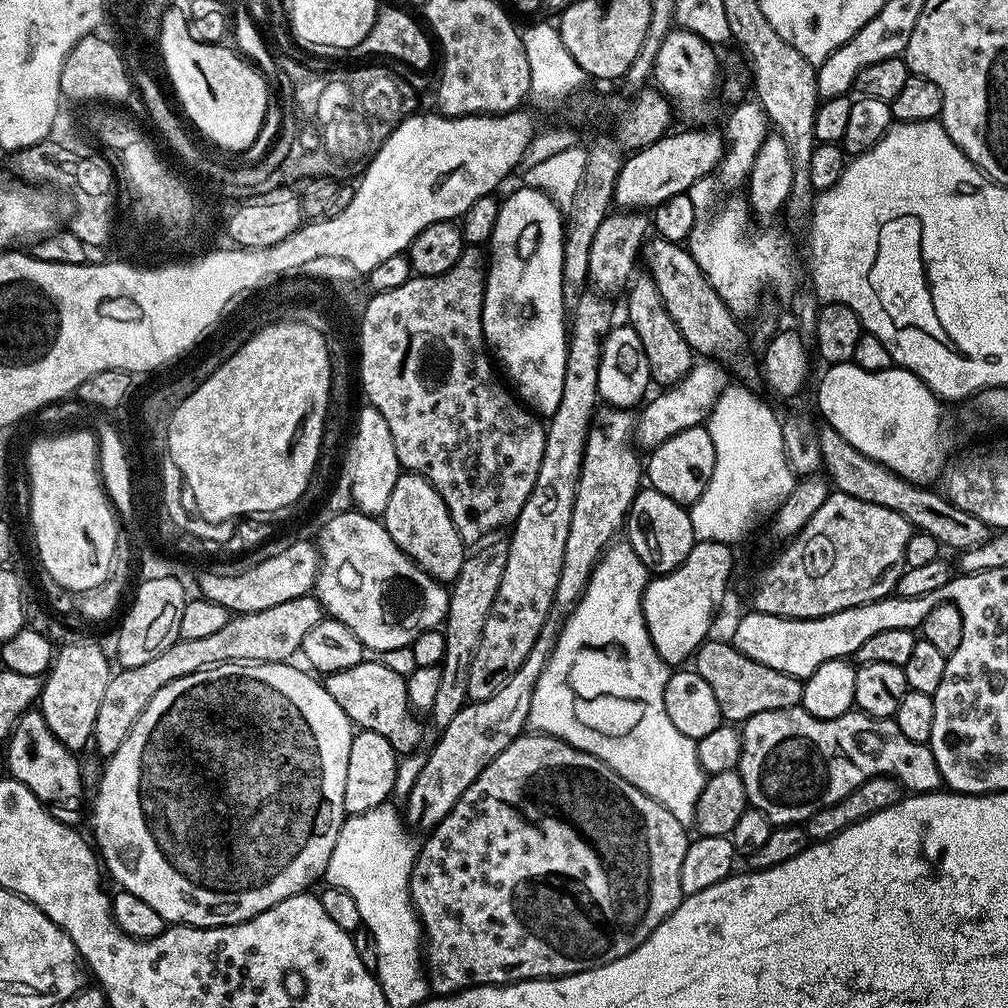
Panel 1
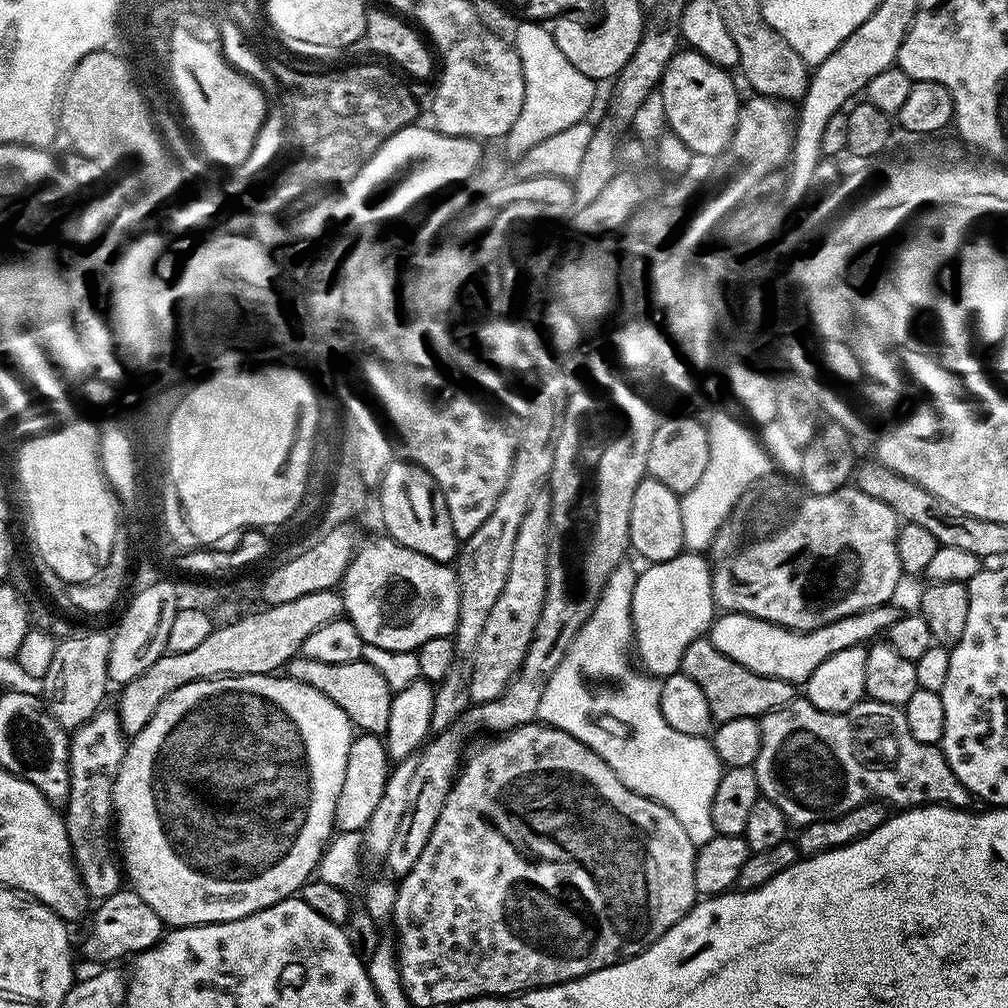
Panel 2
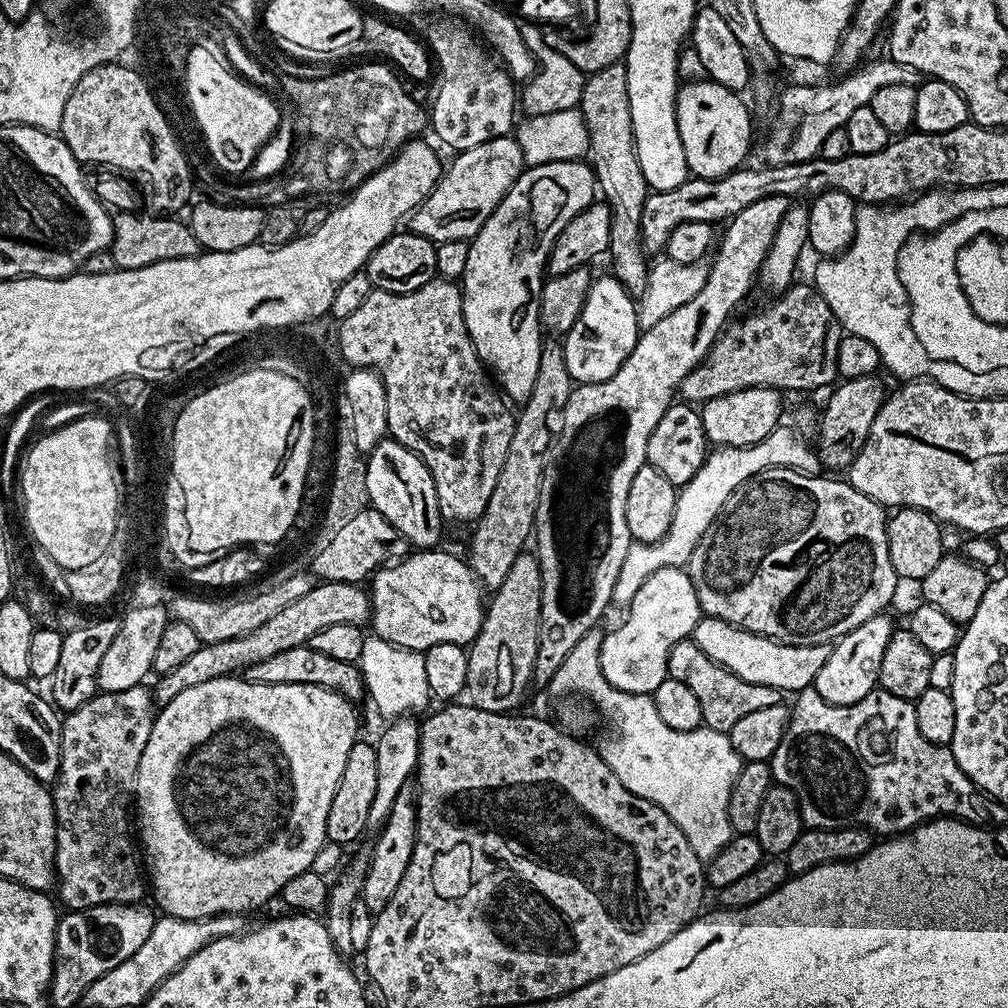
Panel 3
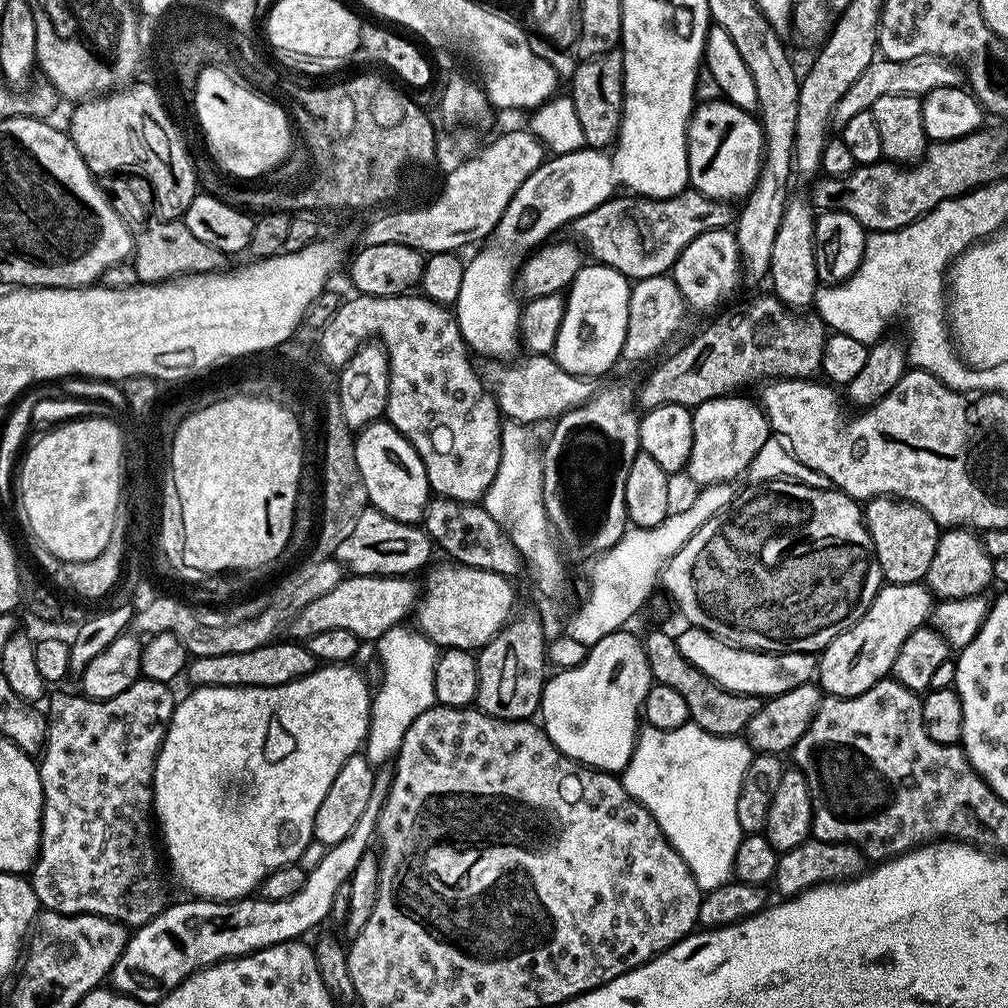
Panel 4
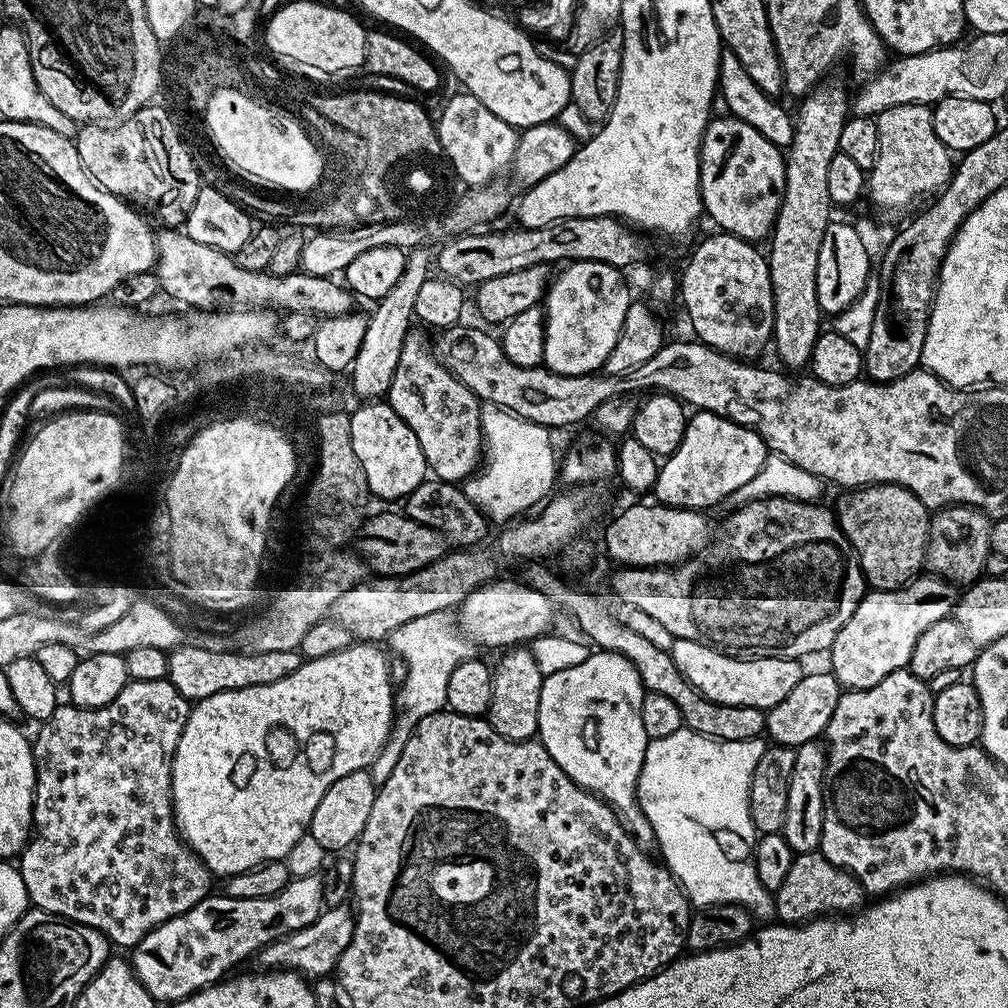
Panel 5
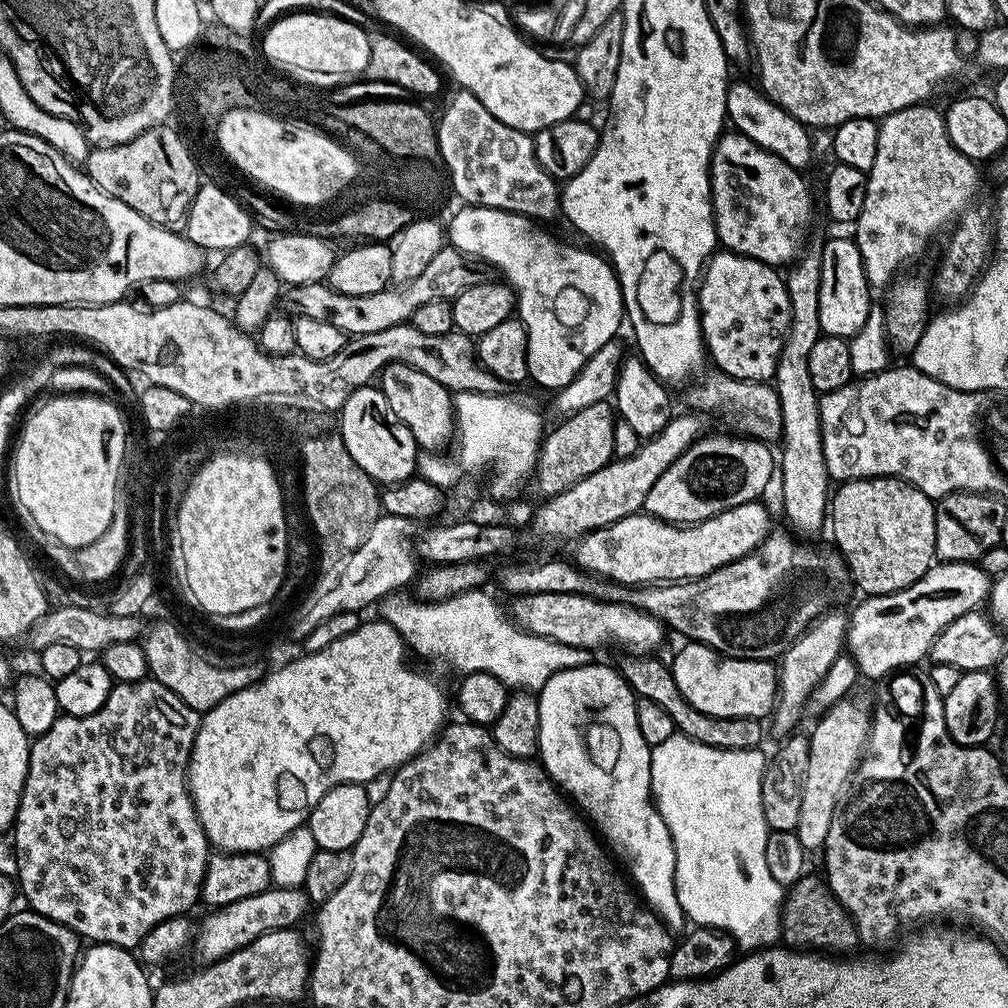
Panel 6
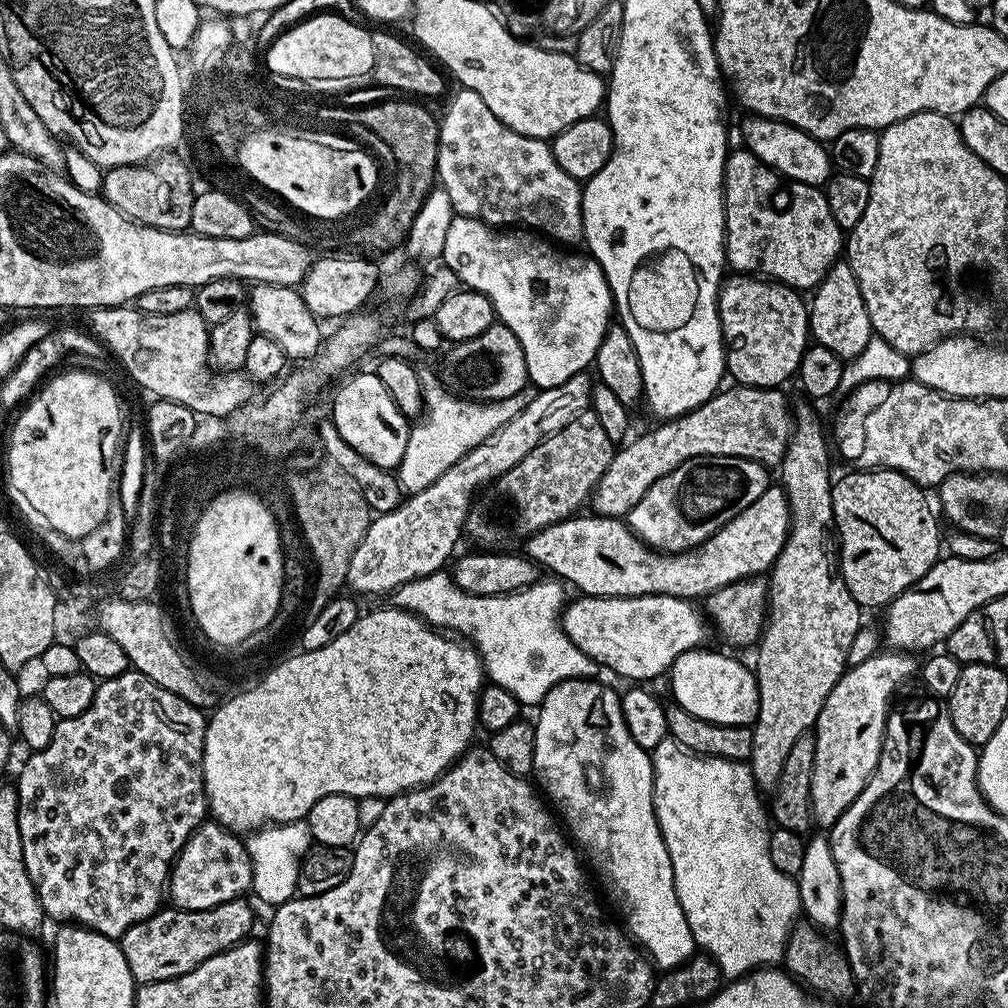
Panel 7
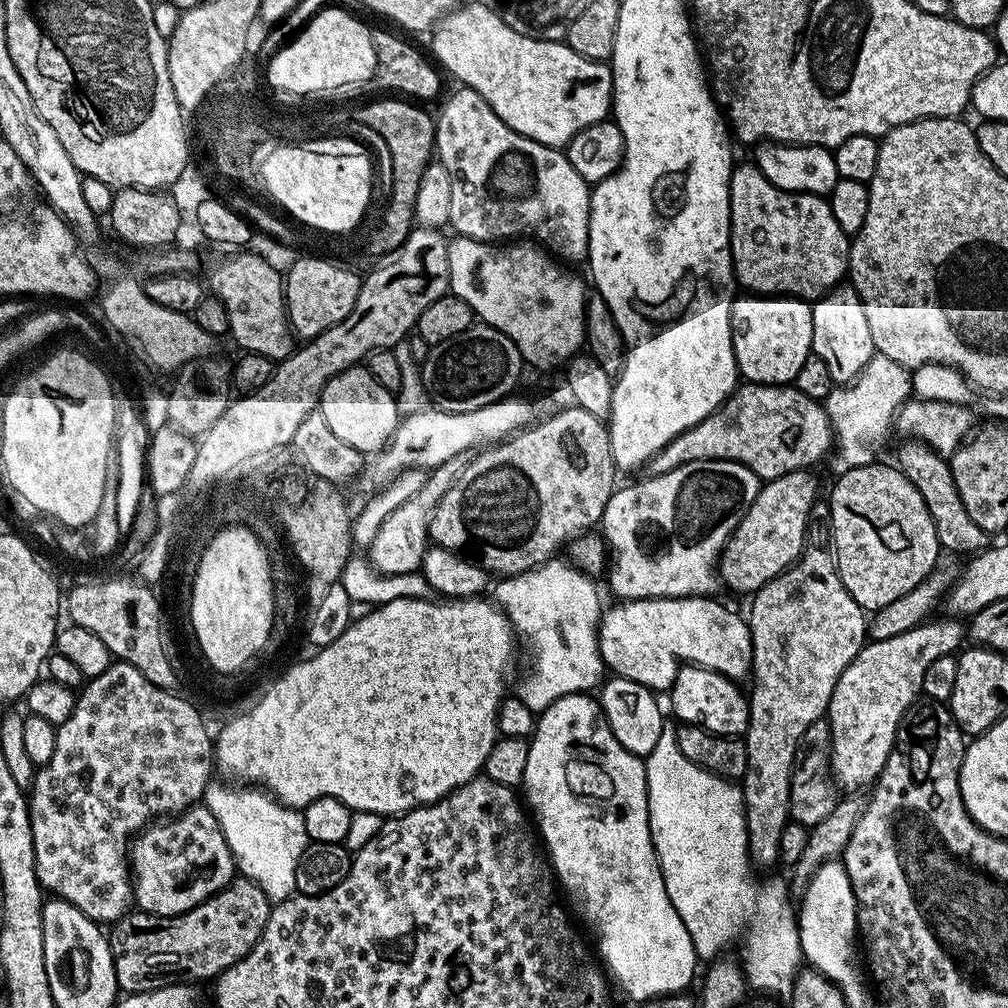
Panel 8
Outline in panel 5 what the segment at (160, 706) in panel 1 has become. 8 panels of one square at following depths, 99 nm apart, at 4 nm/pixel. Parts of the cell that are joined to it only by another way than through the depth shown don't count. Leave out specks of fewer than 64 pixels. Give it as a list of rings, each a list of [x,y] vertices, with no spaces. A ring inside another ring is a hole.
[[[356,642],[352,647],[338,654],[330,654],[330,658],[318,658],[301,663],[294,674],[282,678],[278,682],[270,682],[266,686],[250,686],[229,692],[219,692],[205,700],[195,701],[188,713],[188,721],[182,730],[182,738],[178,738],[178,746],[172,755],[172,814],[176,817],[176,831],[180,833],[185,844],[196,853],[208,871],[216,878],[227,878],[234,874],[242,874],[251,868],[259,868],[271,860],[287,858],[295,844],[308,832],[308,823],[314,818],[314,810],[318,810],[318,802],[322,802],[322,794],[351,772],[367,769],[372,760],[382,750],[392,733],[394,719],[394,680],[388,673],[388,660],[379,652],[379,647],[368,642]]]

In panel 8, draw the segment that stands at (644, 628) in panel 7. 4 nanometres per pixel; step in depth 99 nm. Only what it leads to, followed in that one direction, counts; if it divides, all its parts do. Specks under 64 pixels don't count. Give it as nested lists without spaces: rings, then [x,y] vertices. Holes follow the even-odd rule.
[[[679,596],[678,598],[654,598],[648,600],[626,600],[613,603],[613,608],[600,617],[600,656],[609,673],[638,682],[652,689],[653,693],[667,693],[676,680],[682,665],[696,664],[721,672],[731,680],[740,682],[752,670],[752,639],[748,621],[743,615],[731,612],[724,604],[706,596]]]

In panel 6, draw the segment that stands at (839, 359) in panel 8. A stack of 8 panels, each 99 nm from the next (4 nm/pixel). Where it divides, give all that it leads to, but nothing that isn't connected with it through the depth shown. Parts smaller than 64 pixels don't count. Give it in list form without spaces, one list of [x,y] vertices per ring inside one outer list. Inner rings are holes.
[[[836,236],[820,248],[822,274],[820,275],[820,297],[818,298],[818,322],[821,333],[825,336],[851,338],[857,332],[863,332],[868,320],[868,311],[872,300],[868,297],[870,285],[866,270],[862,266],[862,254],[855,239]]]

